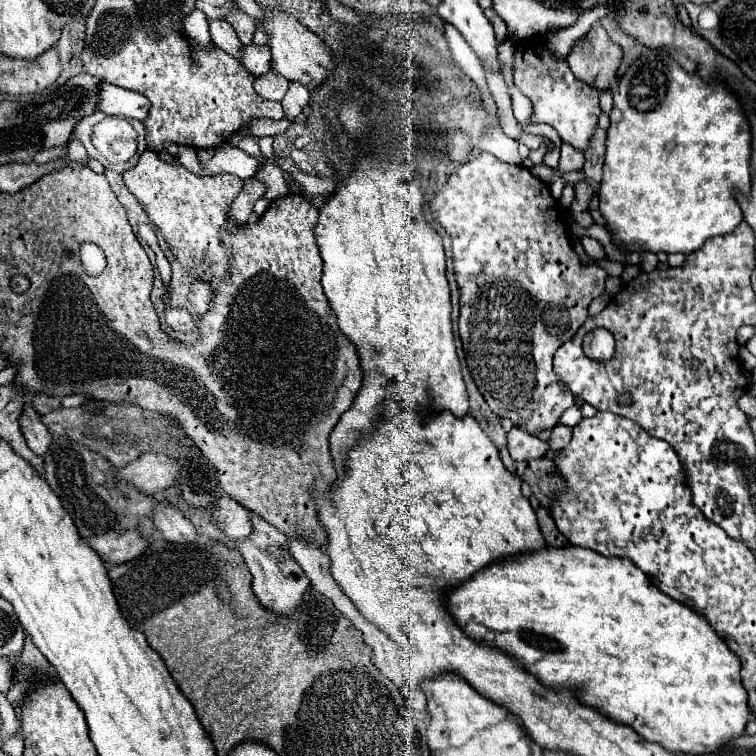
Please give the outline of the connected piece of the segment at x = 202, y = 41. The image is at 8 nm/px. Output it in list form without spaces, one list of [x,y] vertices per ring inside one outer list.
[[[195,9],[189,17],[185,17],[183,21],[183,33],[199,47],[209,47],[213,45],[211,35],[209,35],[209,23],[203,11]]]

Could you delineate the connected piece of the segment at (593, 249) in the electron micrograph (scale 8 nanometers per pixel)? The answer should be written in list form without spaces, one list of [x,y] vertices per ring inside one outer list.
[[[583,235],[579,241],[581,241],[585,253],[587,253],[591,259],[599,261],[599,259],[605,257],[605,249],[603,249],[603,245],[601,245],[597,239],[593,239],[593,237],[589,237],[589,235]]]

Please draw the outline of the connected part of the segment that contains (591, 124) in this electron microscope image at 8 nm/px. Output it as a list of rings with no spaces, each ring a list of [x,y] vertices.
[[[517,45],[513,77],[517,89],[531,99],[533,115],[529,123],[551,125],[559,133],[563,143],[569,143],[579,151],[585,151],[589,147],[589,141],[597,127],[597,119],[601,115],[599,93],[593,87],[585,85],[581,79],[577,79],[565,61],[557,61],[543,45],[535,49]]]

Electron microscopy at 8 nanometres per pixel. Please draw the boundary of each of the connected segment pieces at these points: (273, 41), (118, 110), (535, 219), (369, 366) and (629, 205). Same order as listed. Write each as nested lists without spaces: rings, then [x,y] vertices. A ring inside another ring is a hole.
[[[267,7],[265,13],[267,13],[267,21],[259,21],[259,27],[271,35],[267,45],[271,47],[271,55],[273,55],[273,71],[285,75],[289,81],[299,81],[313,95],[313,89],[323,85],[331,75],[331,71],[335,69],[333,65],[335,59],[331,55],[331,49],[313,31],[301,25],[295,17],[271,7]]]
[[[103,85],[101,89],[101,105],[97,105],[99,111],[105,111],[109,115],[121,115],[127,119],[145,121],[149,115],[149,99],[143,97],[137,91],[123,89],[117,85]]]
[[[483,151],[479,157],[467,161],[465,165],[461,165],[451,177],[449,181],[431,197],[429,201],[431,207],[431,215],[433,219],[447,231],[447,235],[451,237],[451,249],[453,249],[453,269],[455,269],[455,281],[459,285],[461,291],[461,317],[459,317],[459,335],[465,347],[465,357],[469,363],[469,371],[471,377],[477,385],[477,389],[481,391],[483,399],[487,401],[489,409],[493,409],[495,415],[499,417],[509,417],[513,421],[515,427],[527,431],[527,433],[539,433],[543,429],[553,429],[559,423],[559,417],[563,415],[565,409],[575,405],[575,397],[573,393],[569,395],[565,385],[557,379],[557,375],[553,373],[553,355],[555,355],[555,347],[561,347],[567,337],[575,335],[575,331],[585,323],[587,319],[587,307],[589,303],[599,297],[605,290],[605,279],[607,273],[605,269],[597,267],[595,263],[587,263],[583,265],[579,255],[575,253],[569,235],[567,235],[567,225],[565,221],[559,217],[557,211],[557,201],[551,197],[549,185],[543,183],[539,177],[535,177],[527,167],[523,165],[509,165],[499,161],[497,157],[493,157],[491,153]]]
[[[361,159],[351,177],[337,187],[331,199],[327,199],[315,227],[317,245],[323,257],[323,293],[335,311],[337,325],[357,347],[363,369],[363,385],[353,405],[341,415],[329,435],[329,449],[339,477],[345,473],[345,453],[357,445],[359,439],[373,433],[373,425],[383,419],[381,405],[387,399],[397,401],[407,411],[415,411],[423,405],[431,411],[451,411],[457,417],[465,417],[469,413],[469,399],[461,377],[459,357],[455,353],[451,297],[445,277],[441,235],[427,225],[421,205],[423,193],[419,177],[409,175],[407,165]]]
[[[647,49],[643,51],[619,77],[619,83],[613,91],[613,111],[611,111],[611,127],[607,131],[607,153],[603,167],[603,181],[599,189],[599,209],[603,217],[609,221],[609,229],[625,243],[627,251],[651,251],[651,253],[693,253],[697,251],[709,237],[731,233],[737,223],[743,221],[741,207],[737,203],[737,191],[743,195],[751,193],[751,125],[737,101],[737,97],[719,81],[705,81],[697,73],[687,73],[669,53],[667,49]]]

